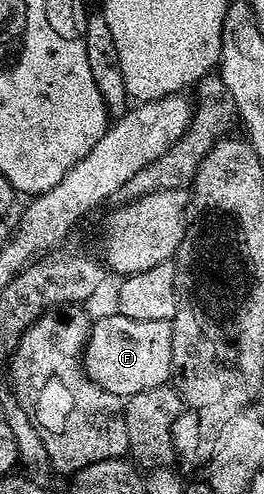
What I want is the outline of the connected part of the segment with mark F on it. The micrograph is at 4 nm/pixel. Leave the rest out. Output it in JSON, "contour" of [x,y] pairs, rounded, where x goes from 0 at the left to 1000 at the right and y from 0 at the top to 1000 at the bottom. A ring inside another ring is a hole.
{"contour":[[[420,632],[390,644],[352,646],[341,680],[318,702],[326,759],[379,785],[473,810],[496,798],[625,781],[648,771],[663,747],[652,680],[659,662],[606,648],[500,648],[485,640]]]}

